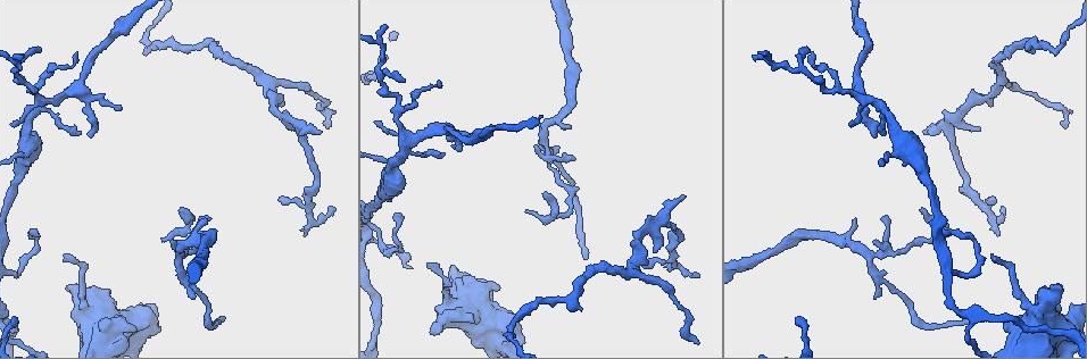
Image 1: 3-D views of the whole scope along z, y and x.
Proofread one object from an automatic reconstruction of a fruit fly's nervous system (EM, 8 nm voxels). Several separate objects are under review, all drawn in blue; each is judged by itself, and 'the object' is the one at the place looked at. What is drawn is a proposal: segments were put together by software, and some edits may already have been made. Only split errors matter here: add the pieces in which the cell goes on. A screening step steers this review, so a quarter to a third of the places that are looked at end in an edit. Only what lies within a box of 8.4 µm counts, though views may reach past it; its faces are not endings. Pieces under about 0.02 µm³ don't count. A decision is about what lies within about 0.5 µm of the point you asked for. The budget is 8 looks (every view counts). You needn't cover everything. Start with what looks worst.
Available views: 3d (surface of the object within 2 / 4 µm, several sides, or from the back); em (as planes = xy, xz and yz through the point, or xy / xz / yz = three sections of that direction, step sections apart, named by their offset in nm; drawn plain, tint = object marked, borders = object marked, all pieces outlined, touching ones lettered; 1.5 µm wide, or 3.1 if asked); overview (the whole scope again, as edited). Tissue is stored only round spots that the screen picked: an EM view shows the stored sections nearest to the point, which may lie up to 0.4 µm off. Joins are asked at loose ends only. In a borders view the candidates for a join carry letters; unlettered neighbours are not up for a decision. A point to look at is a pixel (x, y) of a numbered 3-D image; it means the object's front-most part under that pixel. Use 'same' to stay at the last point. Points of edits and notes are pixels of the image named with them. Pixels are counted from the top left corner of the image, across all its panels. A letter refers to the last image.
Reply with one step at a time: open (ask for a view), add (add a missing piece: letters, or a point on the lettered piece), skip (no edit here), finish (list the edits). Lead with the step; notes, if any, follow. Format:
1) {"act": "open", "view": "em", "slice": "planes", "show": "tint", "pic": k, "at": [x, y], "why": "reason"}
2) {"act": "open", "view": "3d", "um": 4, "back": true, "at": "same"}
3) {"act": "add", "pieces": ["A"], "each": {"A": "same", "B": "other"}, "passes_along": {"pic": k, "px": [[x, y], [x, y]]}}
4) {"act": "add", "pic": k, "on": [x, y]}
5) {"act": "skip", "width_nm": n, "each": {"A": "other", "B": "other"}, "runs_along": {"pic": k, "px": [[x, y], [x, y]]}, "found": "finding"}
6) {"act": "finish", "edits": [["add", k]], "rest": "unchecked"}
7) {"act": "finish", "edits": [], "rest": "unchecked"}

{"act": "open", "view": "3d", "um": 4, "pic": 1, "at": [67, 286], "why": "an open end"}

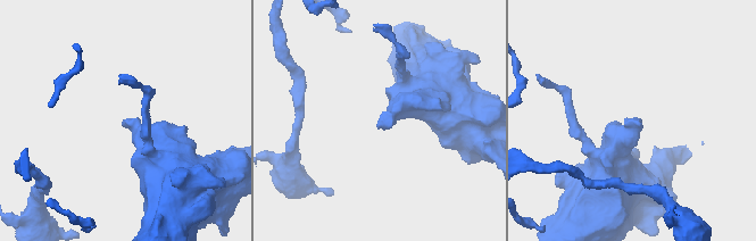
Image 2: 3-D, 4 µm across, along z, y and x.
{"act": "open", "view": "em", "slice": "planes", "show": "borders", "pic": 2, "at": [639, 120]}

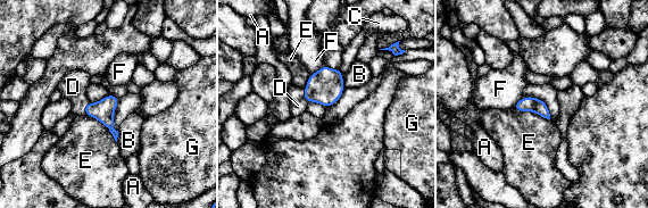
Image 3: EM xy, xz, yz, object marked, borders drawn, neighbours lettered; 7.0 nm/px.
{"act": "add", "pieces": ["D"], "each": {"A": "other", "B": "other", "C": "other", "D": "same", "E": "other", "F": "other", "G": "other"}, "passes_along": {"pic": 3, "px": [[102, 110], [84, 108], [73, 86]]}, "found": "the cell continues"}

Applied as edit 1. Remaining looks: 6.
{"act": "open", "view": "em", "slice": "planes", "show": "borders", "pic": 1, "at": [222, 319], "why": "free end"}

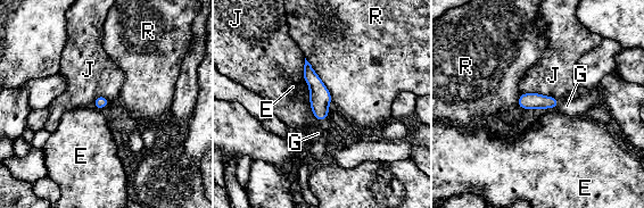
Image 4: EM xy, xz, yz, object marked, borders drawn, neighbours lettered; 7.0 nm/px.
{"act": "add", "pieces": ["G"], "each": {"E": "other", "G": "same", "J": "other", "R": "other"}, "passes_along": {"pic": 4, "px": [[320, 98], [321, 119], [318, 133]]}, "found": "it goes on there"}

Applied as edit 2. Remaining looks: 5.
{"act": "open", "view": "overview", "why": "see it whole again"}

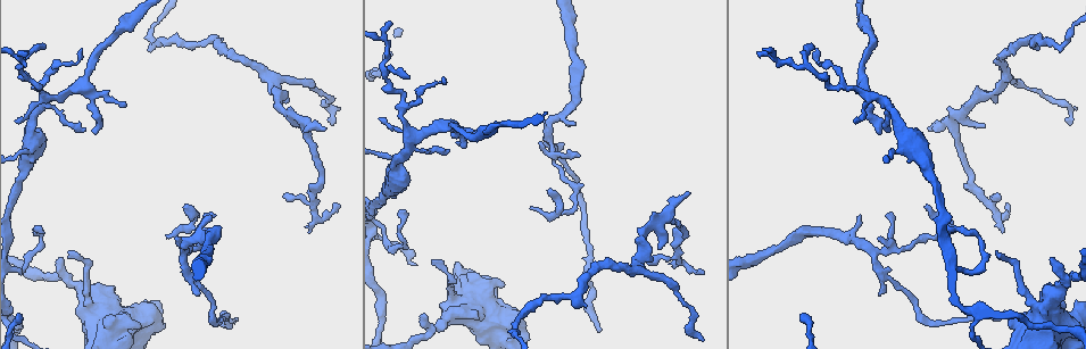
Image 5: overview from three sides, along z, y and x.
{"act": "open", "view": "3d", "um": 2, "pic": 5, "at": [702, 272]}

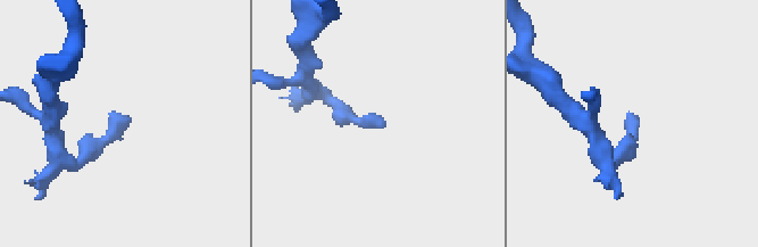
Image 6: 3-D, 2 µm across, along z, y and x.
{"act": "open", "view": "em", "slice": "yz", "step": 4, "show": "tint", "pic": 6, "at": [131, 119], "why": "now the EM"}

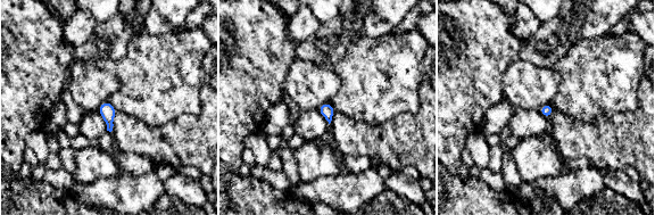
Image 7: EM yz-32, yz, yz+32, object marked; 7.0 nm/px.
{"act": "open", "view": "em", "slice": "planes", "show": "borders", "at": "same", "why": "another direction"}

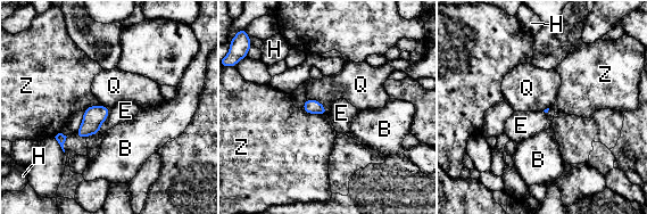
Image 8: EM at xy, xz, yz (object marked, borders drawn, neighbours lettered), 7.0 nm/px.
{"act": "skip", "longest_contact_nm": ["E", 190], "each": {"B": "other", "E": "other", "H": "other", "Q": "other", "Z": "other"}, "border": {"pic": 8, "px": [[110, 108], [99, 132]]}, "found": "no lettered piece goes on from it"}

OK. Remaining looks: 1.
{"act": "finish", "edits": [["add", 3], ["add", 4]], "rest": "unchecked"}

